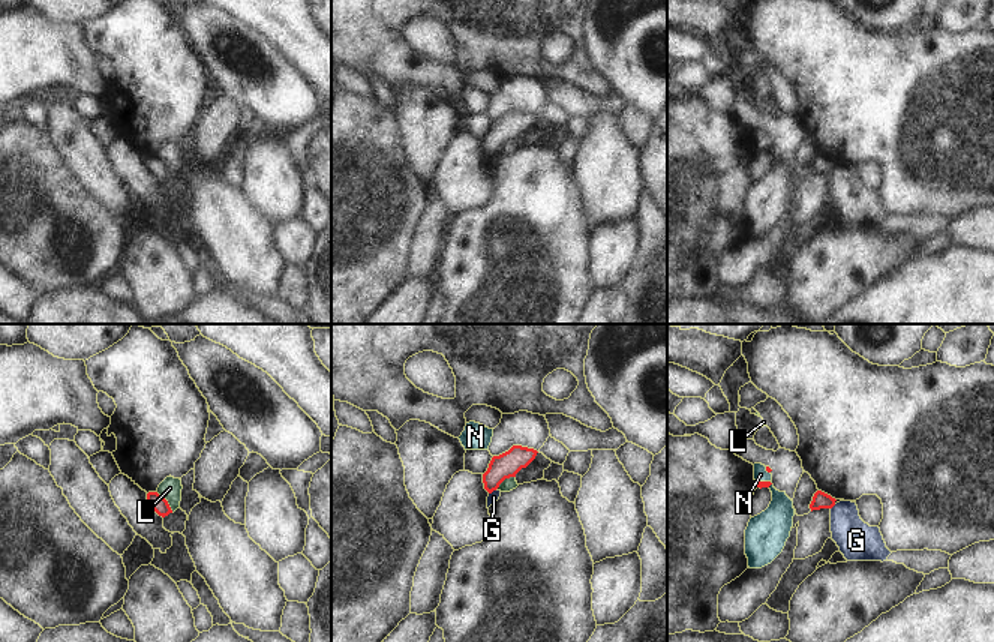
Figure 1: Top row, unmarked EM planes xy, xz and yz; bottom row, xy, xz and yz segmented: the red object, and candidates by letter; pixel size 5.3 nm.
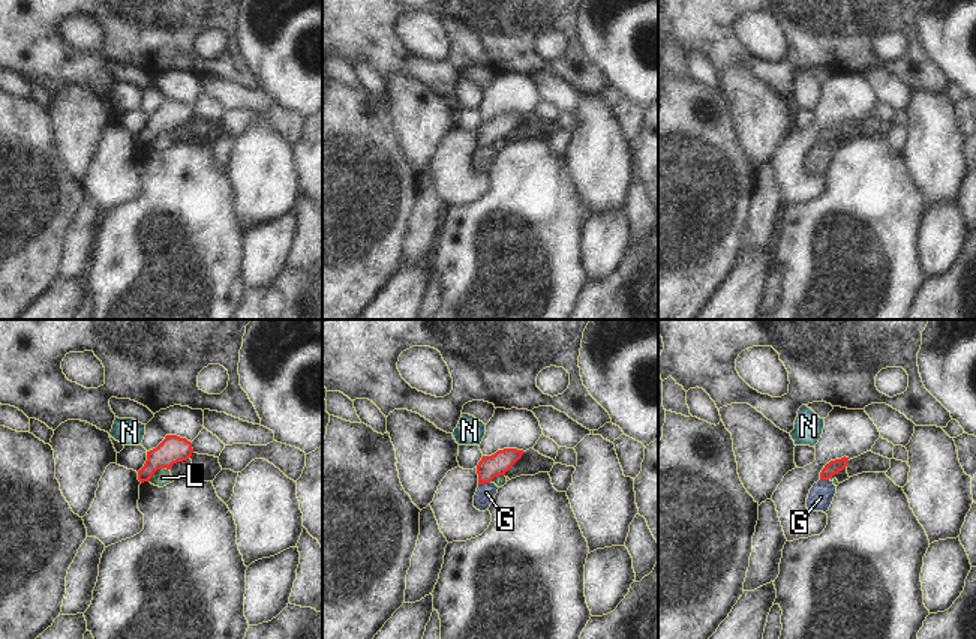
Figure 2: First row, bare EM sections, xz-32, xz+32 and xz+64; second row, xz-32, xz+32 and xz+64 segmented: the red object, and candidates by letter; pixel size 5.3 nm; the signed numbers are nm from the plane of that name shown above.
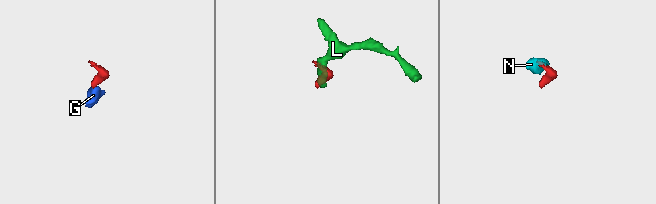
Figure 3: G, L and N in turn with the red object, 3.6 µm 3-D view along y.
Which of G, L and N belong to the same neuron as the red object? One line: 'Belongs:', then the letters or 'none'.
Belongs: N

